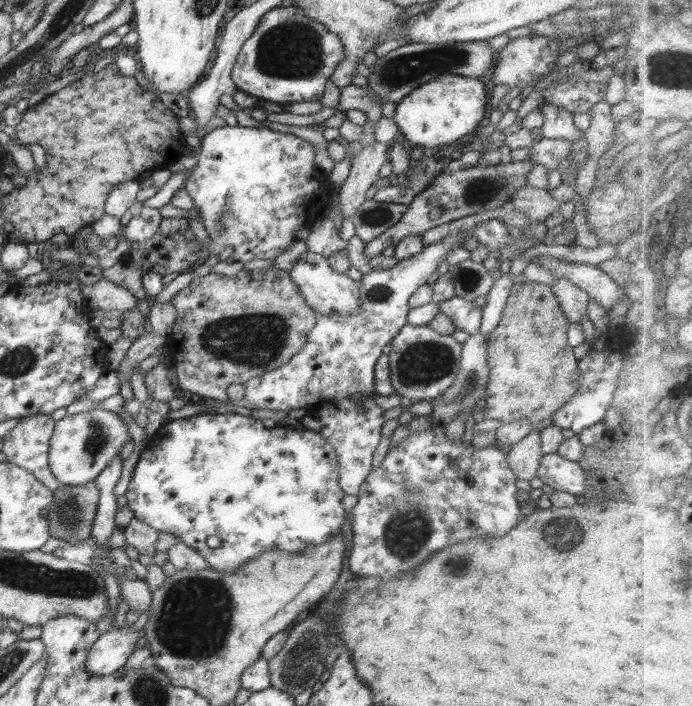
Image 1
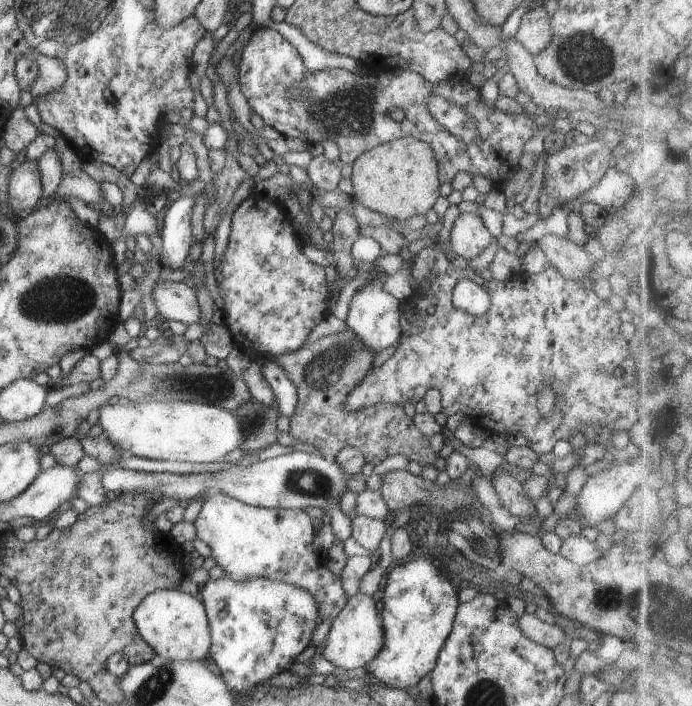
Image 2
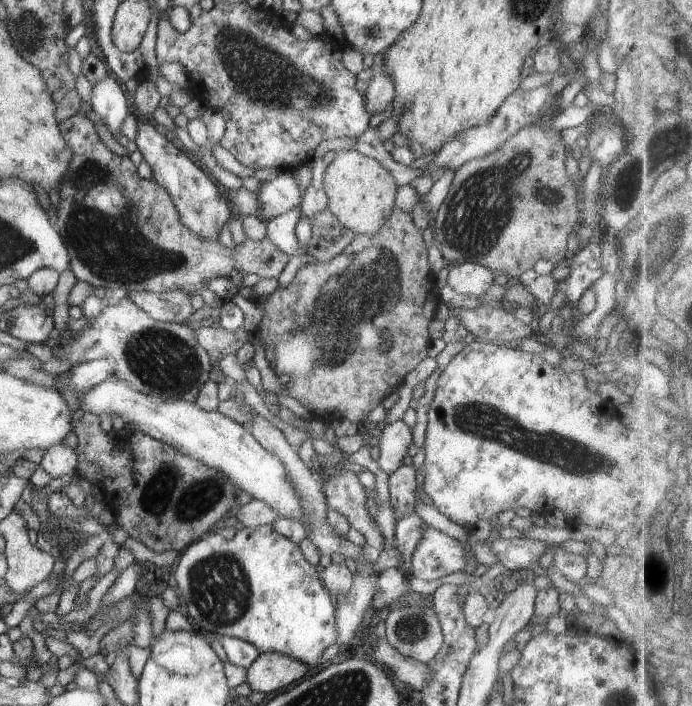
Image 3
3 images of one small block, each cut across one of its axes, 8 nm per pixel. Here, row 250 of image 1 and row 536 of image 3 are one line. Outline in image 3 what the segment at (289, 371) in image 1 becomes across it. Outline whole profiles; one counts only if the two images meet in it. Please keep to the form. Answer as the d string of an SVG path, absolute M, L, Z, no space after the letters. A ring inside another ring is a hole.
M431 526L424 529L411 556L414 577L438 580L451 572L464 571L465 566L466 554L460 542Z

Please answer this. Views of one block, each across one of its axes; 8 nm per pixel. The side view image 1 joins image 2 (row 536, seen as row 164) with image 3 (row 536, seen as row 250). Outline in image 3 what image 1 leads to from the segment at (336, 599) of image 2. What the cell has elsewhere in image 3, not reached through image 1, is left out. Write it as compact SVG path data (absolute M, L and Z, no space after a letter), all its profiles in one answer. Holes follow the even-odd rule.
M262 525L259 527L242 527L239 531L236 530L231 540L225 540L220 532L206 534L198 541L192 542L188 545L179 556L177 560L176 571L174 578L178 583L178 590L182 598L183 609L188 610L188 618L192 620L195 630L205 634L212 634L217 637L226 635L235 639L240 639L250 644L253 644L261 653L280 653L298 662L303 662L308 666L318 666L322 662L321 656L323 650L332 644L336 644L339 640L337 631L337 622L335 617L335 605L332 602L330 593L327 592L326 587L320 580L319 573L321 568L314 567L304 559L298 544L288 540L288 538L281 536L274 531L272 525Z

